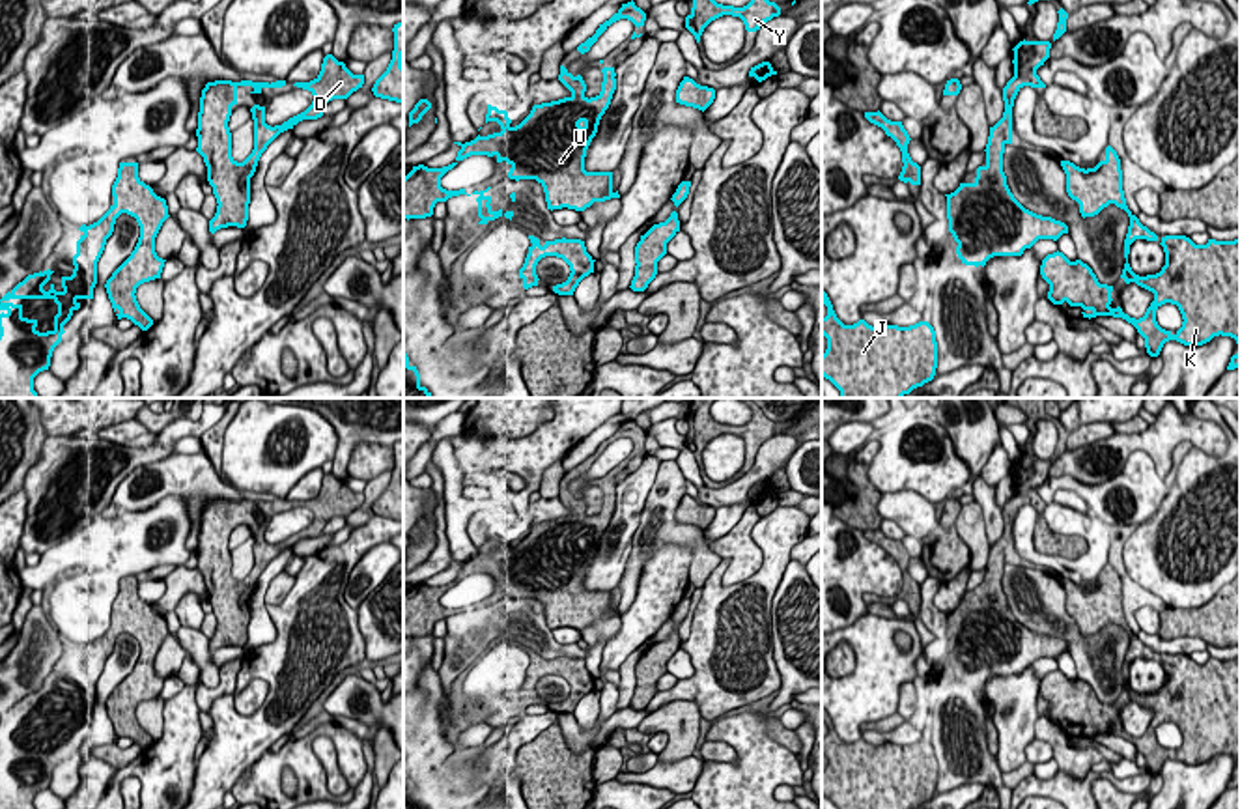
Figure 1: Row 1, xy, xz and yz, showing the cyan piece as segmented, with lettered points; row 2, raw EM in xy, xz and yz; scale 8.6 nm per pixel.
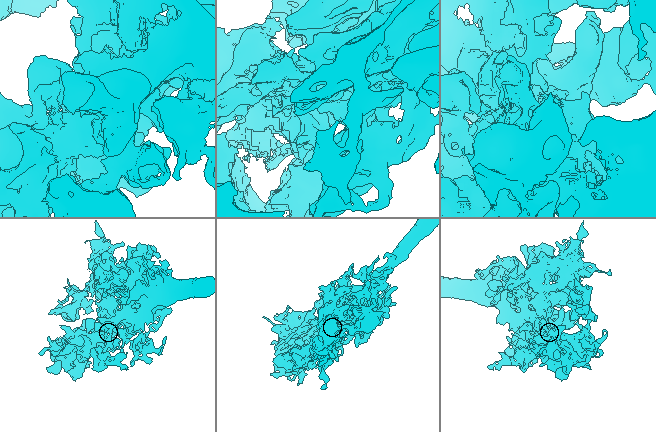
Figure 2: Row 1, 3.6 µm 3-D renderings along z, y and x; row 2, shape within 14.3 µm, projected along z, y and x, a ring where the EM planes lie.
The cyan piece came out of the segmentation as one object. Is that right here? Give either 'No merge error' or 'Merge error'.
No merge error

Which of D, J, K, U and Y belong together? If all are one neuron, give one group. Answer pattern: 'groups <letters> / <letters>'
groups D J K U Y

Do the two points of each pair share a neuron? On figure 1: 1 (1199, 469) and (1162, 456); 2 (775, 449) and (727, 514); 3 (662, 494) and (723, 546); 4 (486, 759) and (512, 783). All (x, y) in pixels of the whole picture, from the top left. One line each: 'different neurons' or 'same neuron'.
1: different neurons
2: different neurons
3: different neurons
4: different neurons

